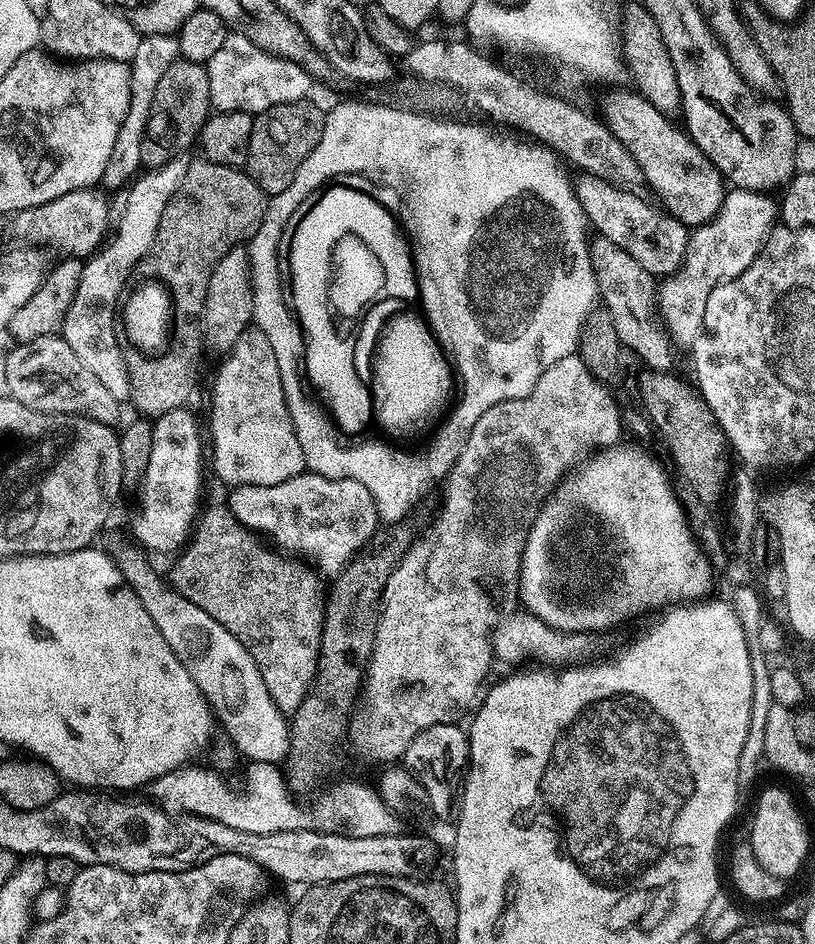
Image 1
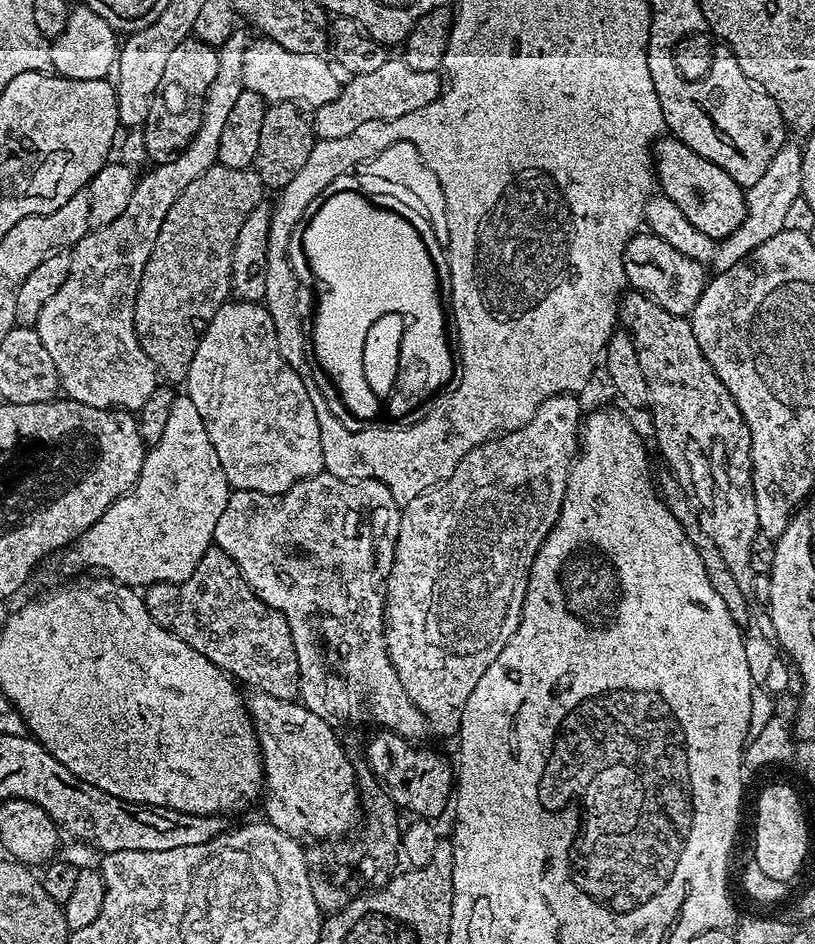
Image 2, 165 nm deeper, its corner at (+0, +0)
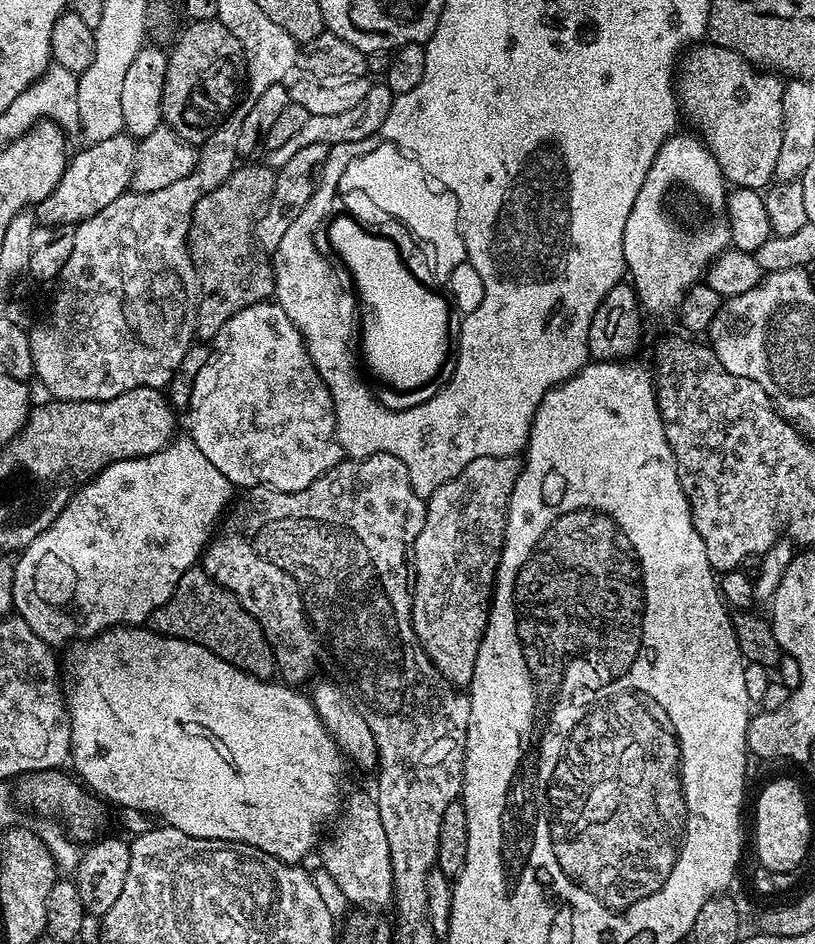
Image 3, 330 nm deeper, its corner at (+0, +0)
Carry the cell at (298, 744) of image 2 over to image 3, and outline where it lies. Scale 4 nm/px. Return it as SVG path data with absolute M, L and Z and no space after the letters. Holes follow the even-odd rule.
M356 792L352 797L347 797L339 817L340 825L336 828L336 836L340 844L328 844L324 848L324 862L322 868L334 878L340 890L344 893L347 903L356 904L357 909L370 914L380 914L384 908L391 907L393 903L393 878L390 866L390 846L386 846L386 830L382 830L382 818L378 814L378 806L371 795L364 792Z

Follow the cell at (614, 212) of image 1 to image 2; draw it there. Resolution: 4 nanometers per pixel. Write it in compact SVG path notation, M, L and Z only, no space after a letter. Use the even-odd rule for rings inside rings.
M648 230L641 231L639 234L631 236L626 242L624 251L624 279L635 291L649 296L662 310L670 310L670 314L675 316L687 317L694 310L698 298L702 294L706 283L704 276L705 265L694 258L688 258L686 254L674 249L669 243L664 242L662 238L652 235Z

